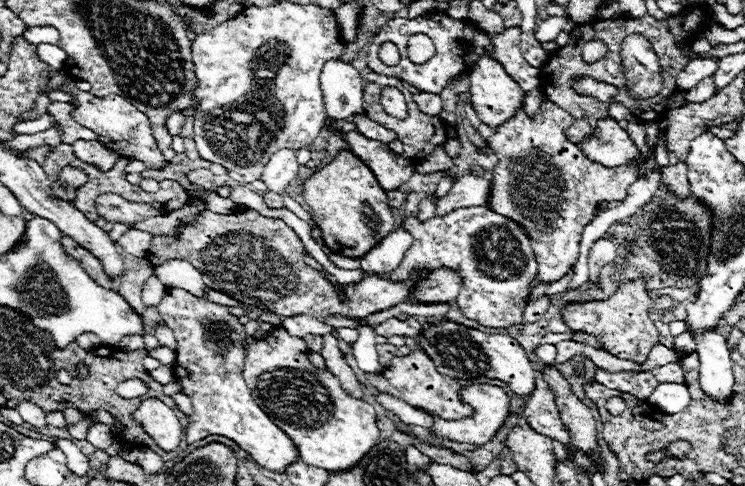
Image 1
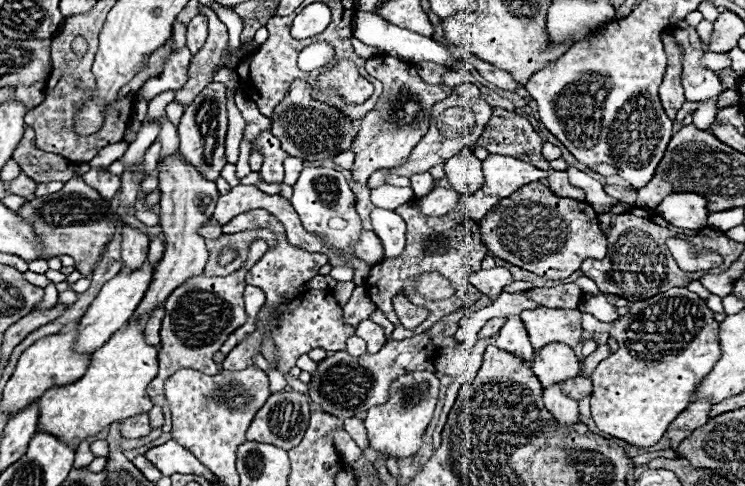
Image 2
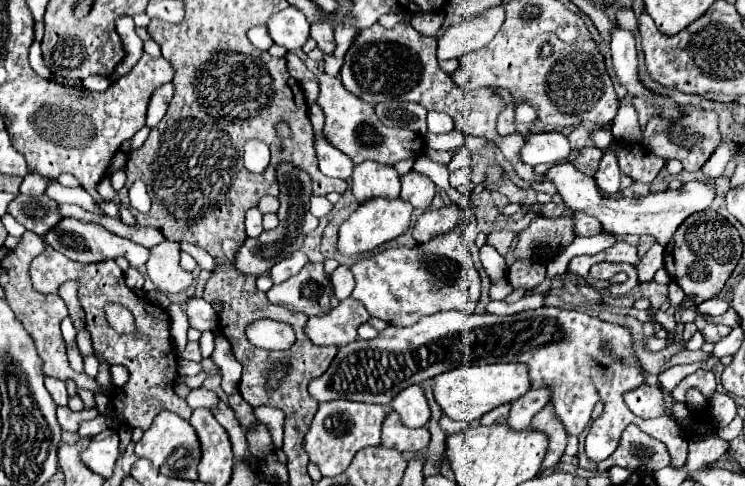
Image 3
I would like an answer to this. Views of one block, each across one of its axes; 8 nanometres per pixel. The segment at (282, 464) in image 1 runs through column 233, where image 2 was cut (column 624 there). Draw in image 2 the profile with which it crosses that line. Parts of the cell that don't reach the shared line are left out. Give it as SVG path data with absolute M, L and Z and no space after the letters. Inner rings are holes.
M672 288L652 298L632 302L628 306L628 314L620 316L616 322L600 322L594 316L584 314L582 328L588 334L608 334L618 342L618 350L602 360L592 374L592 418L602 432L622 438L638 448L652 446L664 436L670 422L682 410L686 410L692 394L698 390L700 382L708 376L708 372L720 358L718 322L714 320L714 312L700 296L696 296L688 288Z

